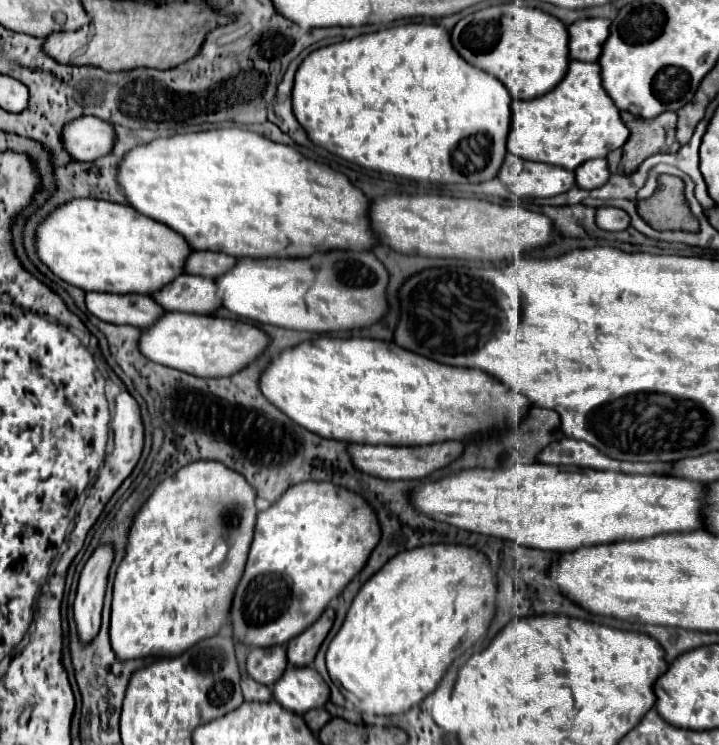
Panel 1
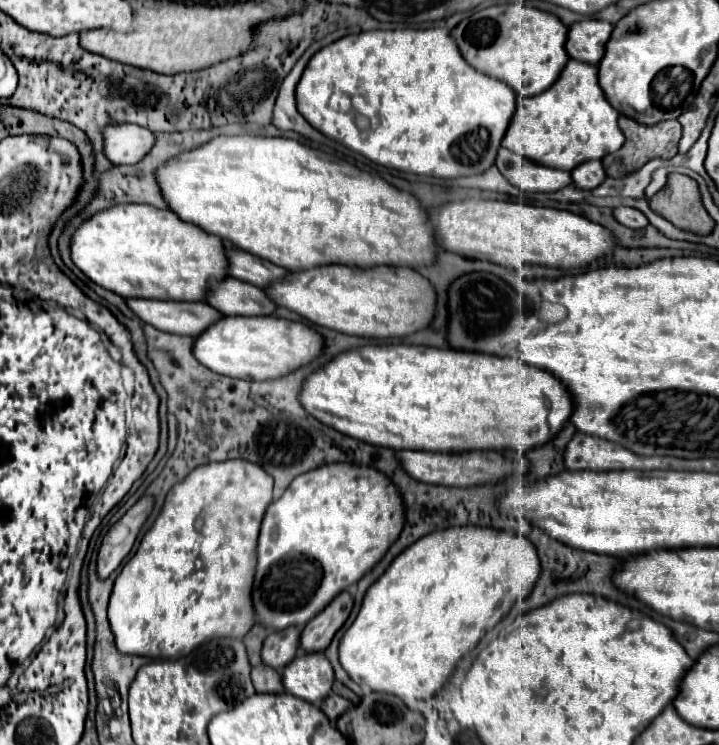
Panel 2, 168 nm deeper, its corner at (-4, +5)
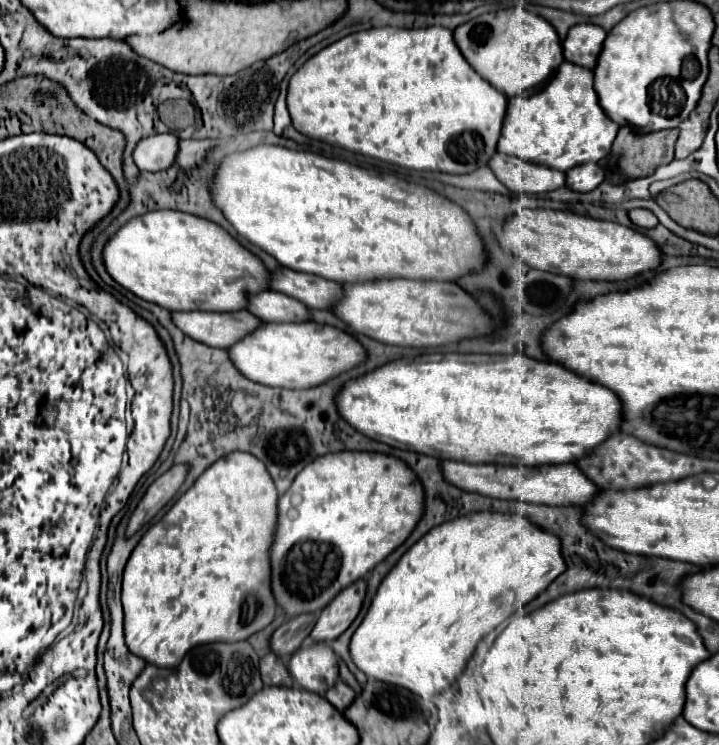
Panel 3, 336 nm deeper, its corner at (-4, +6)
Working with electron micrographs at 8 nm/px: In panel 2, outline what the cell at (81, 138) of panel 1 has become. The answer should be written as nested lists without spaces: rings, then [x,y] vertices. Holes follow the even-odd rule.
[[[137,124],[105,128],[105,154],[113,164],[137,164],[153,148],[155,134]]]

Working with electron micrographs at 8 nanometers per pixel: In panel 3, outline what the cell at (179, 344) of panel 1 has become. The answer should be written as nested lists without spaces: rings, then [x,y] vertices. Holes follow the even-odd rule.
[[[313,321],[261,323],[249,335],[227,347],[227,353],[235,369],[247,379],[261,385],[287,389],[307,389],[321,385],[325,379],[349,371],[365,359],[365,349],[349,333]]]

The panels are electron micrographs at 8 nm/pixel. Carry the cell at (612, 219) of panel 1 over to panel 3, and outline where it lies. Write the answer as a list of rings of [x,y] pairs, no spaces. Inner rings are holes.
[[[631,209],[629,211],[629,219],[637,227],[655,227],[659,223],[657,217],[647,209]]]

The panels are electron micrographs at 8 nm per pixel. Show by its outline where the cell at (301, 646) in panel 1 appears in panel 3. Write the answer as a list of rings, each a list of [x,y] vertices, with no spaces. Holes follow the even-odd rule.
[[[363,579],[355,581],[347,589],[343,589],[319,615],[313,631],[311,631],[311,641],[323,641],[329,643],[337,639],[359,615],[361,603],[365,599],[365,587],[367,583]]]

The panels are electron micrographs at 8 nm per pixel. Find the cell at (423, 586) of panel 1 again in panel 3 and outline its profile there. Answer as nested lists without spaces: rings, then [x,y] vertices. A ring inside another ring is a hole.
[[[471,513],[471,515],[465,515],[465,517],[459,517],[459,519],[453,519],[449,523],[441,523],[437,527],[433,527],[425,537],[421,537],[399,561],[397,565],[385,575],[385,579],[381,581],[373,601],[371,601],[371,607],[365,615],[365,619],[361,621],[361,625],[357,627],[357,631],[353,633],[351,637],[351,643],[349,643],[349,653],[351,653],[351,659],[353,663],[371,679],[375,681],[383,681],[383,683],[391,683],[391,685],[397,685],[397,687],[405,687],[409,691],[413,691],[415,695],[423,697],[423,699],[429,699],[433,695],[437,695],[439,691],[447,689],[457,677],[459,673],[465,669],[465,663],[467,659],[471,657],[475,645],[479,643],[479,639],[483,635],[487,635],[489,631],[493,631],[499,623],[503,623],[513,611],[515,607],[523,607],[527,605],[531,599],[535,599],[541,591],[547,589],[547,585],[565,571],[565,563],[561,559],[561,547],[559,547],[559,539],[543,529],[537,529],[535,525],[531,525],[525,517],[521,515],[503,515],[503,513]]]

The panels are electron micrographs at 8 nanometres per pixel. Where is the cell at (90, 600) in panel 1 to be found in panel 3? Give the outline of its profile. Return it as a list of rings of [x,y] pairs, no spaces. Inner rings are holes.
[[[173,465],[167,473],[163,473],[159,479],[153,481],[153,485],[147,489],[143,499],[131,513],[131,519],[125,529],[125,537],[135,535],[145,523],[151,521],[151,517],[155,517],[171,501],[171,497],[185,481],[185,475],[187,475],[185,465]]]

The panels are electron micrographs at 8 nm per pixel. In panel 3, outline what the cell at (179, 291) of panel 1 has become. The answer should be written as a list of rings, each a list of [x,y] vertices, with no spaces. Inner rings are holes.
[[[261,291],[257,295],[247,297],[247,311],[253,313],[261,321],[307,321],[307,307],[283,293],[277,291]]]

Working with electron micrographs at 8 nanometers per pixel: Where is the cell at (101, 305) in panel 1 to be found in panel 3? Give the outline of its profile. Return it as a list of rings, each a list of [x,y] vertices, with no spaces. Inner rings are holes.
[[[173,311],[171,319],[185,335],[219,349],[227,349],[261,323],[249,311]]]

